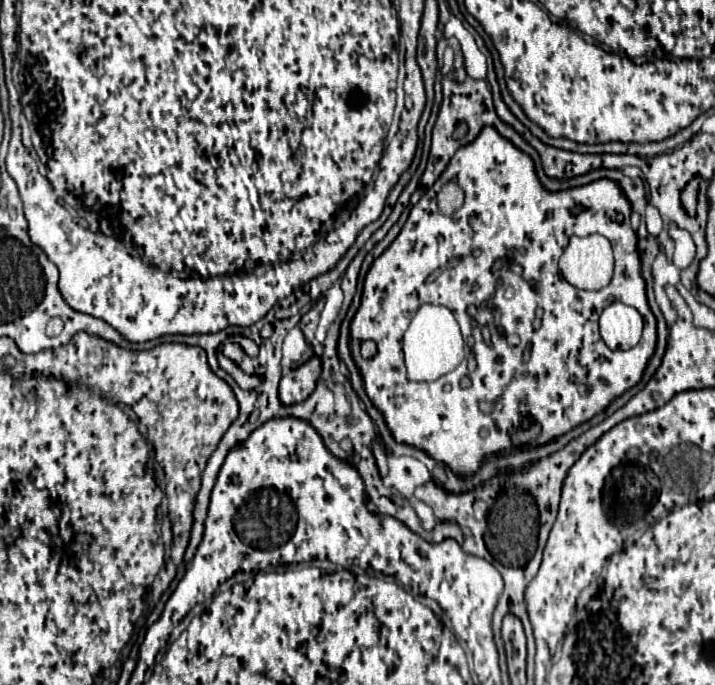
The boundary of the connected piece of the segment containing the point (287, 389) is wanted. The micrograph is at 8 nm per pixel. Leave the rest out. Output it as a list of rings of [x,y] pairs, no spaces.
[[[312,357],[302,367],[284,375],[282,381],[280,381],[280,401],[282,401],[282,405],[296,405],[296,403],[306,401],[316,387],[318,375],[320,375],[318,357]]]

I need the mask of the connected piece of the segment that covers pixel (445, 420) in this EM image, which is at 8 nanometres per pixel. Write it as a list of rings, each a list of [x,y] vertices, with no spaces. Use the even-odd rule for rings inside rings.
[[[486,125],[476,137],[476,141],[460,147],[454,153],[446,171],[424,193],[424,197],[428,197],[434,203],[436,193],[448,181],[456,181],[466,195],[464,205],[458,209],[466,211],[466,231],[458,223],[454,223],[454,217],[458,217],[456,213],[444,217],[440,215],[438,207],[434,207],[432,211],[430,207],[424,207],[424,203],[418,203],[410,211],[410,217],[402,227],[400,235],[378,259],[374,260],[372,269],[366,275],[362,301],[349,328],[350,349],[360,369],[366,395],[370,397],[374,407],[384,415],[392,437],[398,443],[412,445],[428,453],[432,459],[448,465],[460,479],[470,479],[484,465],[486,457],[502,457],[512,453],[512,433],[520,431],[522,427],[528,427],[530,421],[536,419],[540,423],[540,443],[552,443],[564,433],[602,413],[616,397],[620,397],[630,387],[638,385],[650,357],[656,351],[656,317],[652,315],[646,299],[646,281],[640,271],[642,261],[638,251],[638,239],[636,231],[630,227],[630,201],[616,181],[598,179],[588,185],[572,187],[566,191],[548,191],[542,187],[536,175],[532,157],[516,149],[516,145],[512,145],[508,139],[500,137],[500,133],[496,133],[492,125]],[[470,211],[476,213],[474,225],[470,221]],[[618,215],[622,215],[624,219],[618,221]],[[588,233],[604,235],[606,239],[610,239],[614,249],[614,277],[610,285],[600,291],[580,291],[576,287],[568,287],[566,279],[558,269],[558,255],[562,255],[564,247],[568,245],[568,237]],[[432,301],[435,301],[435,305],[445,305],[451,309],[460,326],[464,342],[467,342],[473,329],[472,318],[467,310],[469,305],[478,304],[478,311],[486,313],[482,315],[486,319],[486,325],[478,325],[474,329],[474,347],[471,348],[465,343],[465,349],[470,350],[470,355],[474,355],[478,367],[476,371],[469,371],[467,361],[464,360],[459,368],[436,381],[416,383],[406,377],[402,337],[418,309],[424,303]],[[612,301],[632,305],[640,311],[640,315],[644,315],[642,339],[630,351],[610,351],[598,333],[598,317],[602,309],[608,307]],[[488,313],[496,313],[494,325],[488,325],[492,317]],[[364,339],[374,339],[378,345],[378,353],[372,359],[360,357],[360,344]],[[466,376],[472,383],[468,387],[462,387],[460,383]]]

